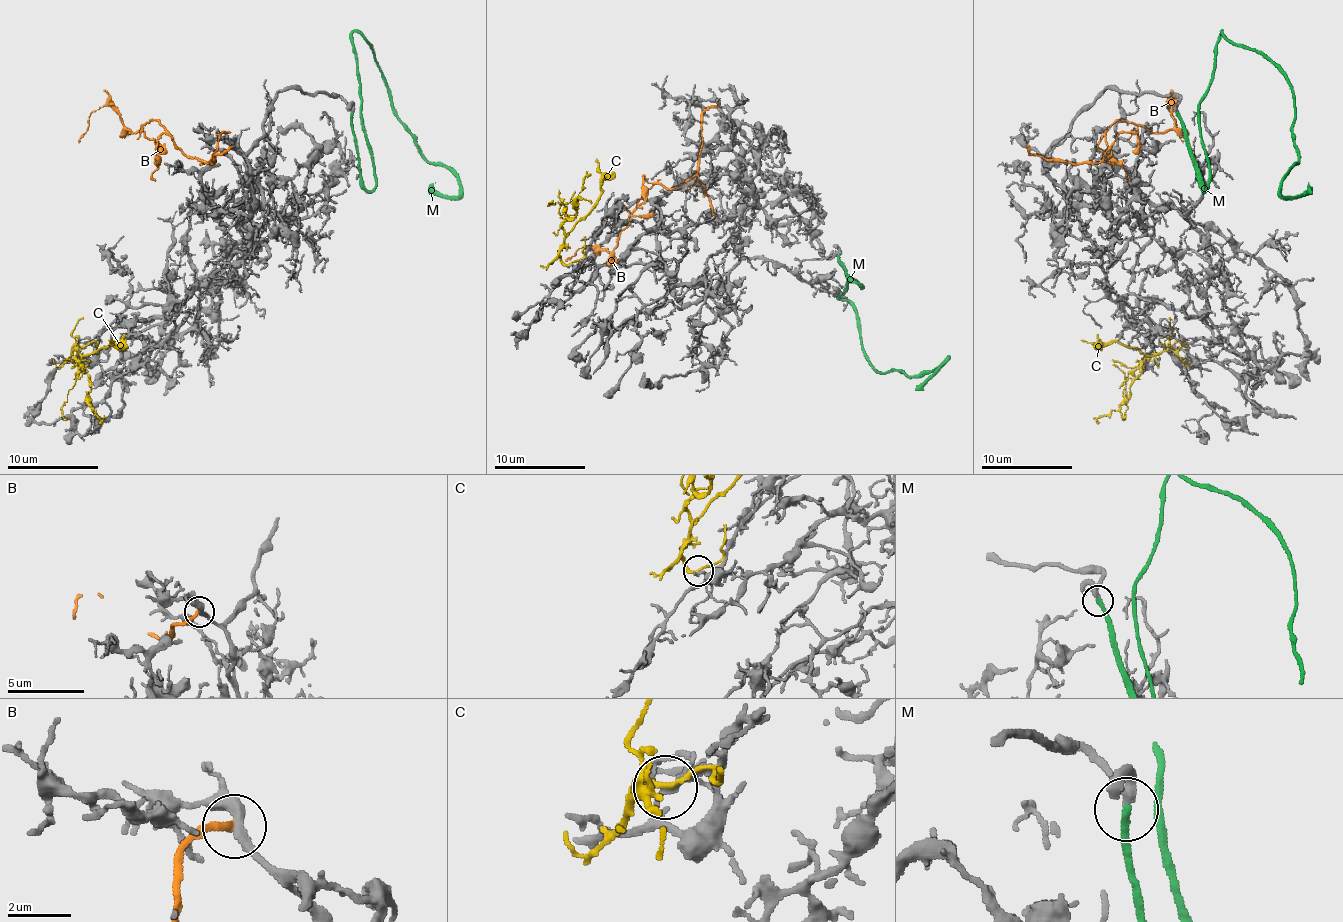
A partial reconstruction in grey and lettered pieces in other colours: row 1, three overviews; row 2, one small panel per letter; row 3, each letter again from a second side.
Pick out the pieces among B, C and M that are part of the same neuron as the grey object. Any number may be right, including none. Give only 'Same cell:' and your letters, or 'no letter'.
Same cell: M

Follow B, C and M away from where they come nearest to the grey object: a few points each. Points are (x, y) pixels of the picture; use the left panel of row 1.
B: (231, 147), (204, 163), (158, 122), (130, 131), (110, 106), (94, 111), (78, 143)
C: (82, 346), (73, 349), (78, 353), (76, 360), (89, 378), (87, 399), (101, 424)
M: (352, 113), (370, 191), (357, 31), (393, 115), (460, 193), (441, 195), (434, 182)

